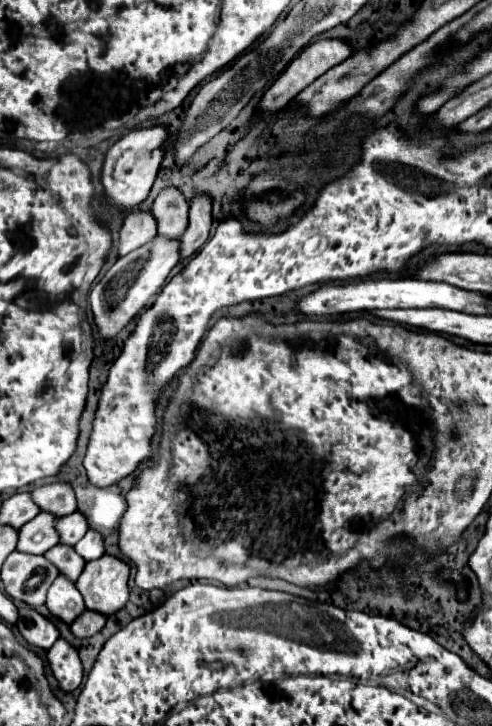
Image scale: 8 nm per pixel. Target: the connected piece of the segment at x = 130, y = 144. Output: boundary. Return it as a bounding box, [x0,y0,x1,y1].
[102,124,170,210]

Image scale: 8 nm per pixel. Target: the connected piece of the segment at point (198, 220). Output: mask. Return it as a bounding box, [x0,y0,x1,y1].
[180,194,212,258]

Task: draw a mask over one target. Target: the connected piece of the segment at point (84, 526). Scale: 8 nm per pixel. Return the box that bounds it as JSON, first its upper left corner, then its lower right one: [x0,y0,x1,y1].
[58,512,90,546]

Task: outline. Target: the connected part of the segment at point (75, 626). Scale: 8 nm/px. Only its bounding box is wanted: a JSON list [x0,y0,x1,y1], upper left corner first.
[70,610,106,638]

